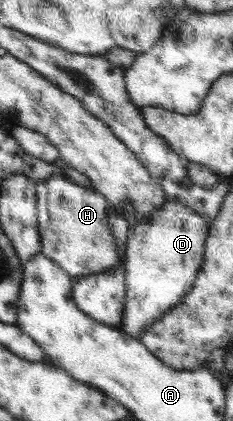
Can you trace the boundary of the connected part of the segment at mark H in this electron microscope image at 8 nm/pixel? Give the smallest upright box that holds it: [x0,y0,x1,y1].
[36,175,120,276]

